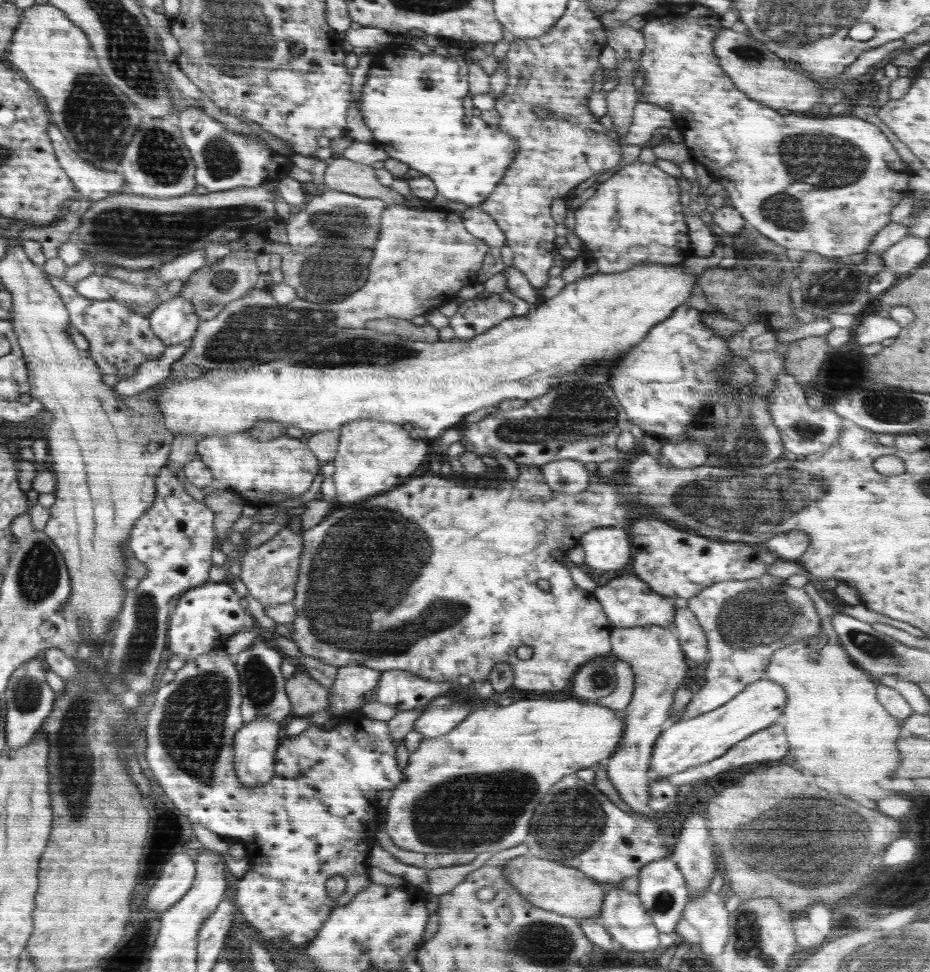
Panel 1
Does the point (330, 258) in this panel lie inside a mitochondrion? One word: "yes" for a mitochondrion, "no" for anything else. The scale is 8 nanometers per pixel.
yes

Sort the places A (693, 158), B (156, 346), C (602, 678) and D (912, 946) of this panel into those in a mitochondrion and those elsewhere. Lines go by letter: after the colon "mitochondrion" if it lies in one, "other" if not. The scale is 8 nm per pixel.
A: other
B: other
C: mitochondrion
D: mitochondrion

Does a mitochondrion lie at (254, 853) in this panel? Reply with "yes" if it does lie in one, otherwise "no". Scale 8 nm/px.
no

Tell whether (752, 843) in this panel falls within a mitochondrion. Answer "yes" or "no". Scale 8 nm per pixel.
yes

